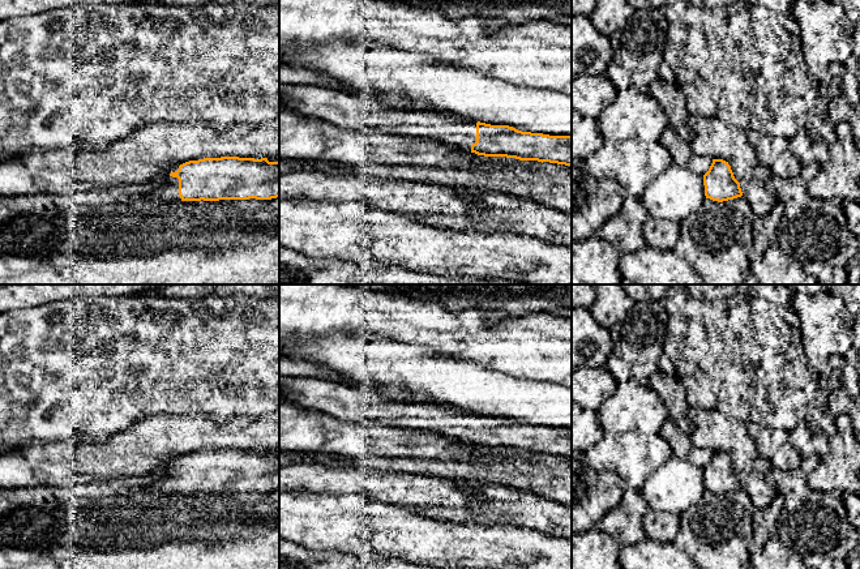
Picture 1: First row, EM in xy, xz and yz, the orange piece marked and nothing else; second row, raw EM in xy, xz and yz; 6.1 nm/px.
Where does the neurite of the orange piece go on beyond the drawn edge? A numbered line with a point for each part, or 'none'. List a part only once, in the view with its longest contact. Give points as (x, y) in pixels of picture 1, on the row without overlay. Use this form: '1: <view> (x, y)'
1: xy (168, 483)

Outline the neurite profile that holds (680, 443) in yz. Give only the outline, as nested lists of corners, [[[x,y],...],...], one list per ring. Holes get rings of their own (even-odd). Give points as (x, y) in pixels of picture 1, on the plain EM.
[[[671,416],[663,423],[659,435],[671,446],[672,455],[688,459],[699,469],[703,469],[713,455],[709,449],[696,448],[692,444],[690,435],[685,433]]]

